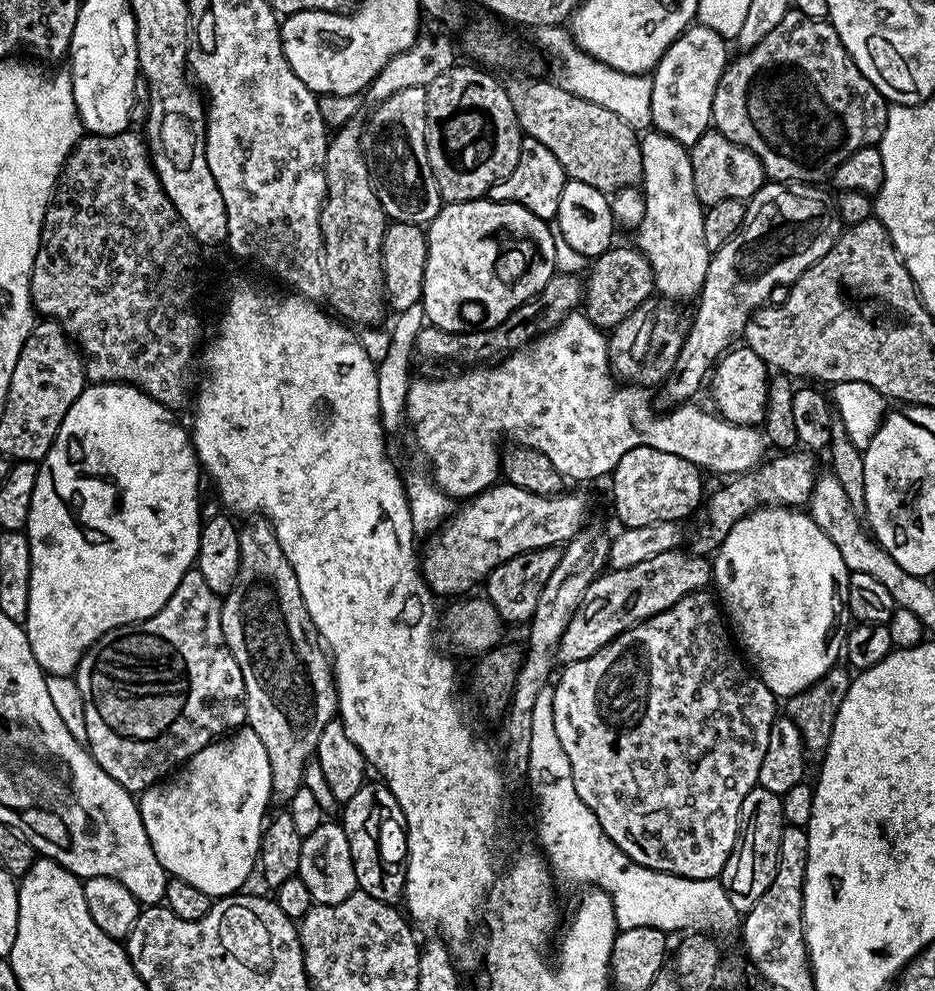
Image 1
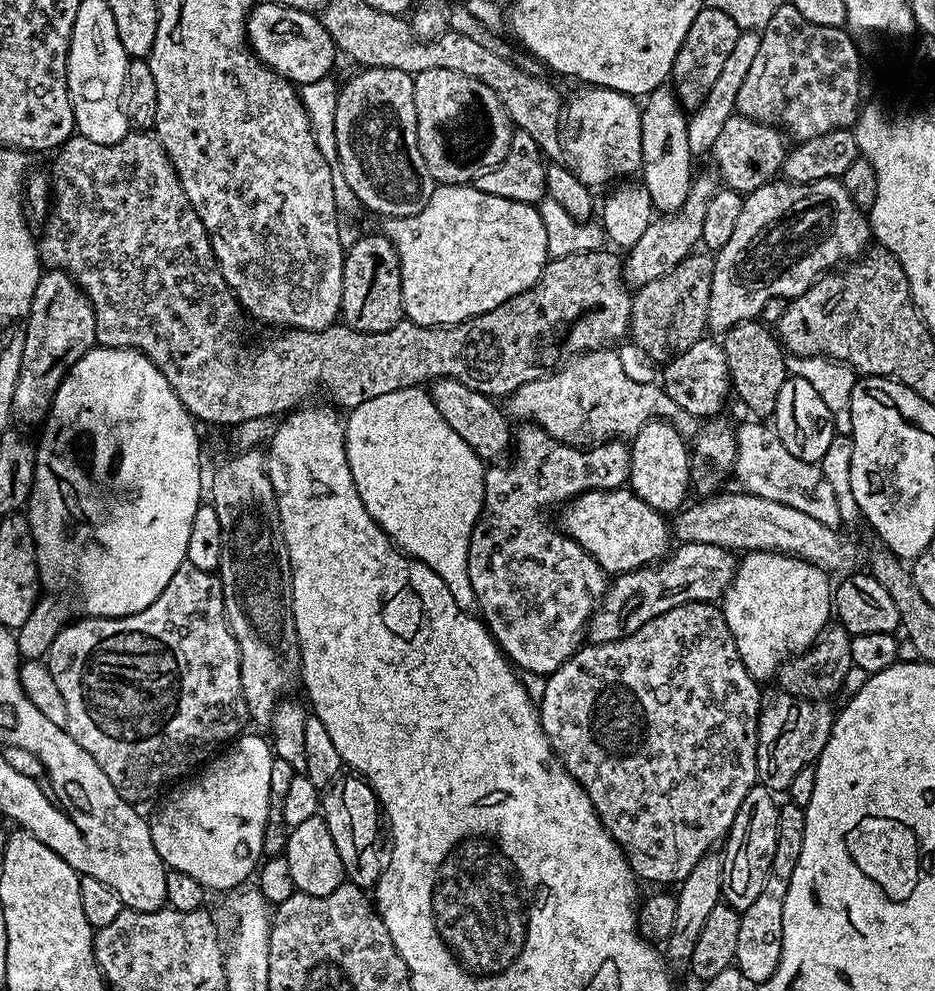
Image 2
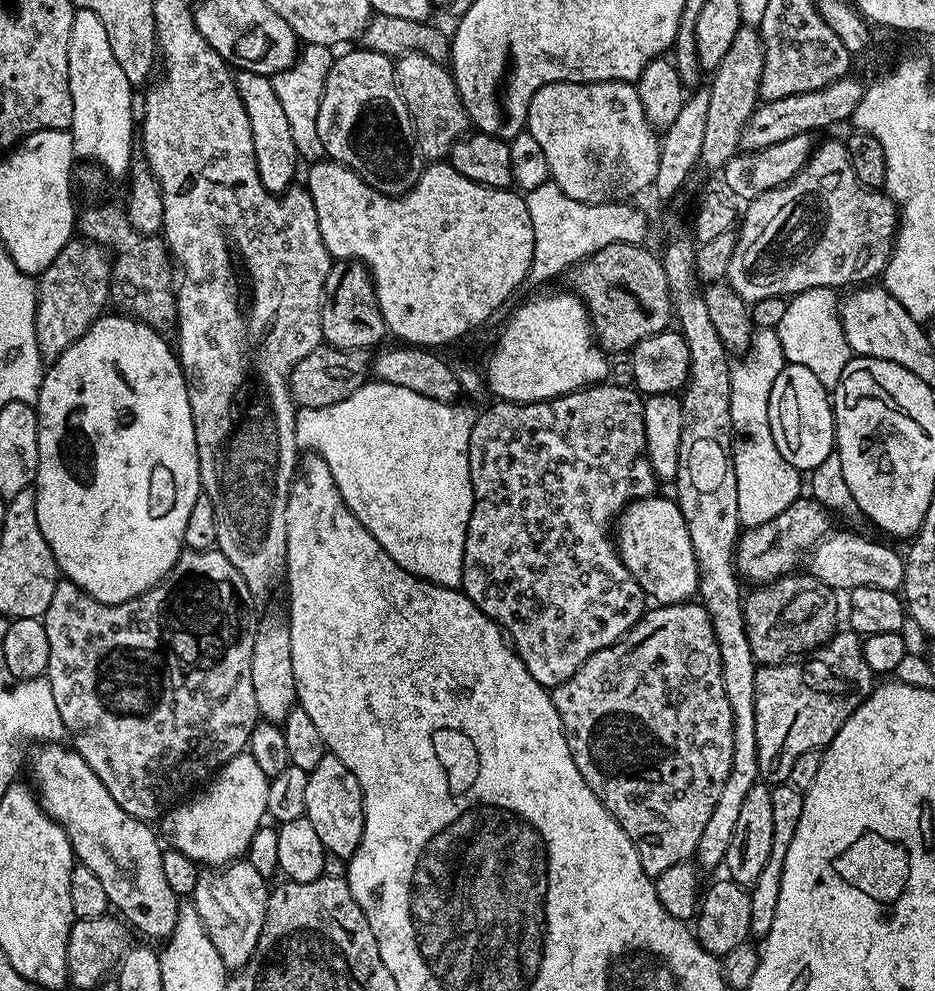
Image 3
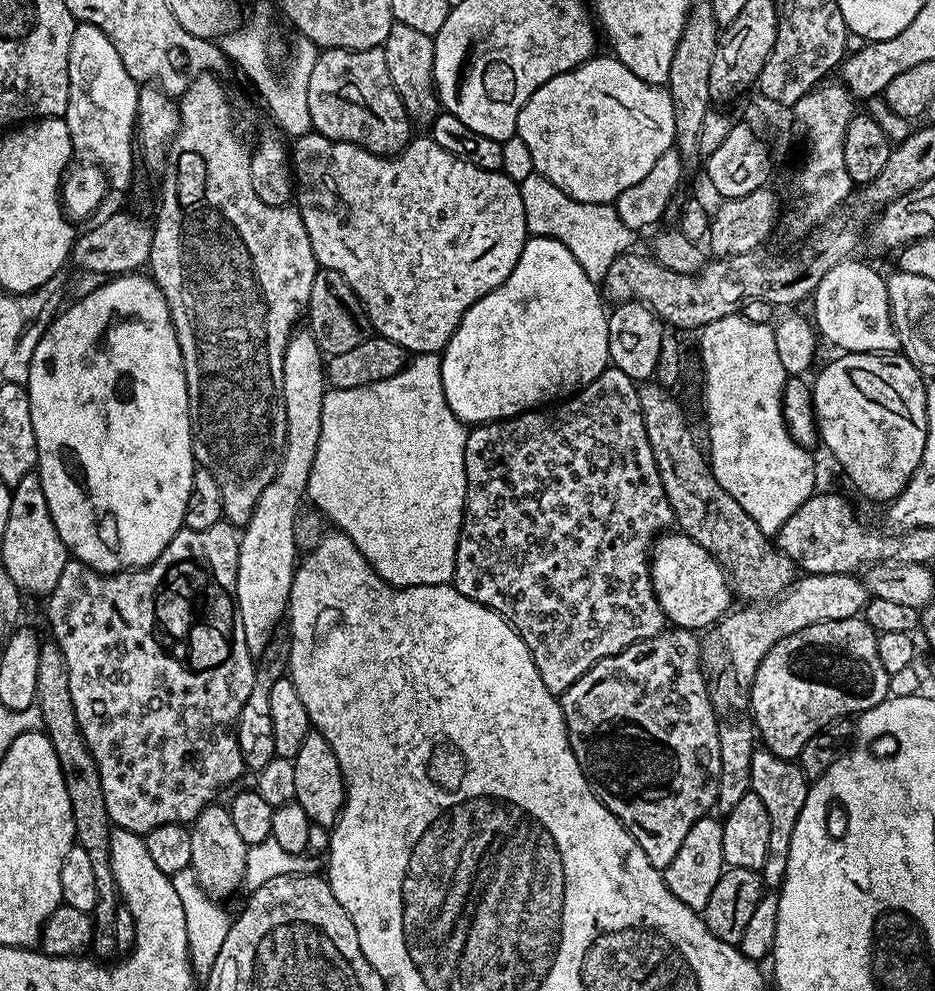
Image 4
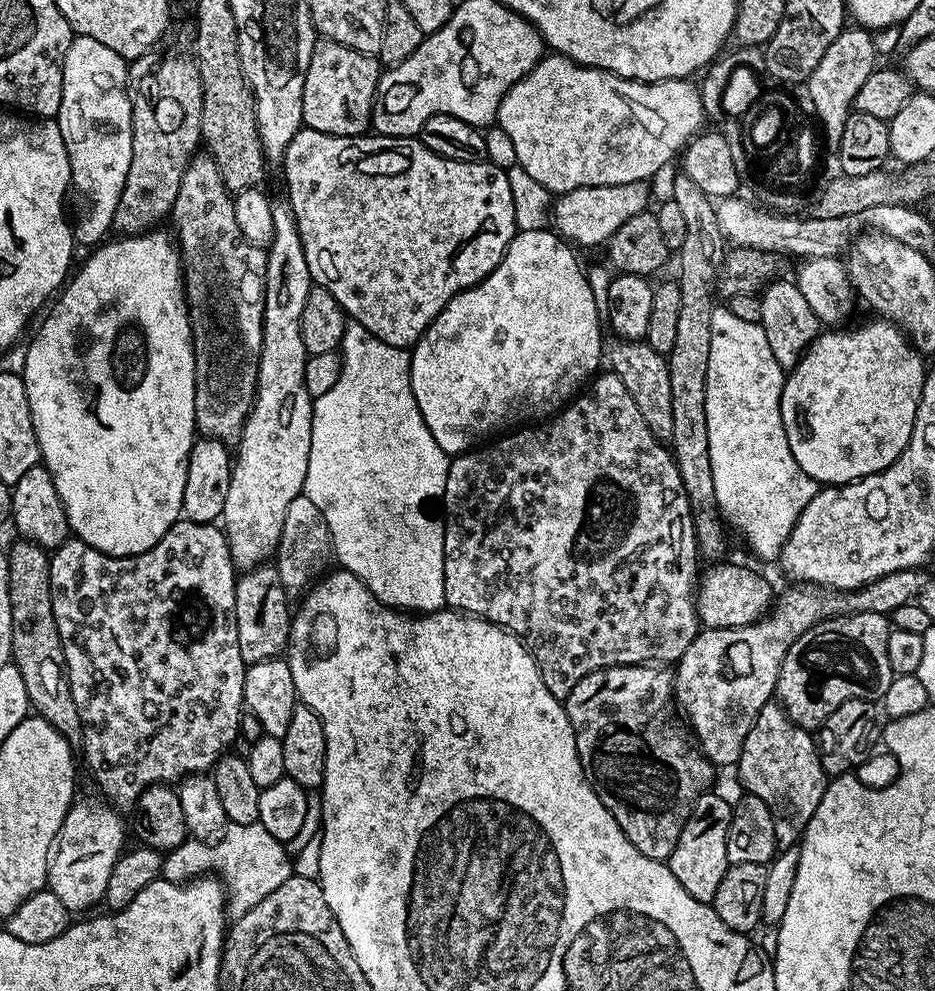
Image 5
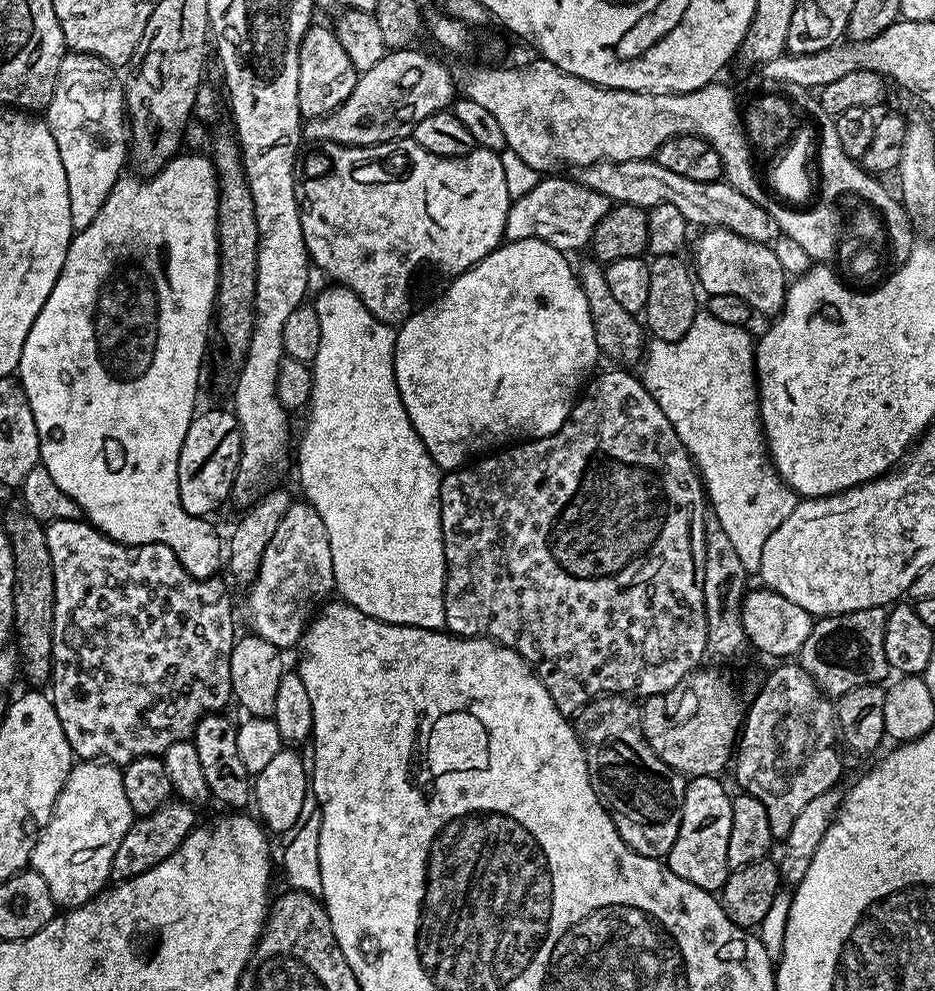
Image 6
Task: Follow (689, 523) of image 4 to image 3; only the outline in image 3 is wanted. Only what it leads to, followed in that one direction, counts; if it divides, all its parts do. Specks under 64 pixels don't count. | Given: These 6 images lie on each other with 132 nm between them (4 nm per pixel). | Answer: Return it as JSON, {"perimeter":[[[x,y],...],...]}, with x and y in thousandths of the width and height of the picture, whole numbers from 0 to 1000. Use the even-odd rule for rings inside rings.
{"perimeter":[[[844,579],[835,581],[833,585],[827,585],[825,587],[814,588],[804,598],[799,598],[796,601],[796,627],[798,628],[798,640],[802,644],[802,656],[806,660],[810,671],[816,672],[818,670],[837,670],[848,664],[859,663],[861,660],[872,659],[873,655],[881,653],[896,637],[896,631],[894,629],[901,626],[901,609],[894,606],[895,598],[888,591],[883,591],[878,585],[874,585],[872,581],[867,579]]]}

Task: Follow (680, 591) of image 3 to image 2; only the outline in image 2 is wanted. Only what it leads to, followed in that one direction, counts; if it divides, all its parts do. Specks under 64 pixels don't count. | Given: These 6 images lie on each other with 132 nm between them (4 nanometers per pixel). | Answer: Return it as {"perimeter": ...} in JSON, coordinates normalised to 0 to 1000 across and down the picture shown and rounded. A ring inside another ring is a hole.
{"perimeter":[[[639,492],[619,497],[603,517],[601,536],[621,549],[640,566],[647,578],[676,577],[701,569],[716,556],[717,529],[711,518],[696,513],[680,497],[666,492]]]}

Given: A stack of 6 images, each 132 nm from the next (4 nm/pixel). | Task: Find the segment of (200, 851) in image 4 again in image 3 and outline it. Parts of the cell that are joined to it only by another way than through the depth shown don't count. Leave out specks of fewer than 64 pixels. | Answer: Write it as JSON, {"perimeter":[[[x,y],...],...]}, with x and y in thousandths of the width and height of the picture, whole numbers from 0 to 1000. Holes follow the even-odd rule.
{"perimeter":[[[258,866],[249,871],[228,875],[226,878],[215,879],[212,886],[212,894],[207,894],[203,908],[210,913],[210,918],[219,932],[220,941],[224,942],[230,958],[237,965],[237,971],[245,979],[256,979],[264,975],[268,965],[276,955],[277,943],[280,942],[282,927],[286,922],[286,908],[288,904],[288,893],[284,885],[276,882],[272,874],[265,872],[264,867]]]}

